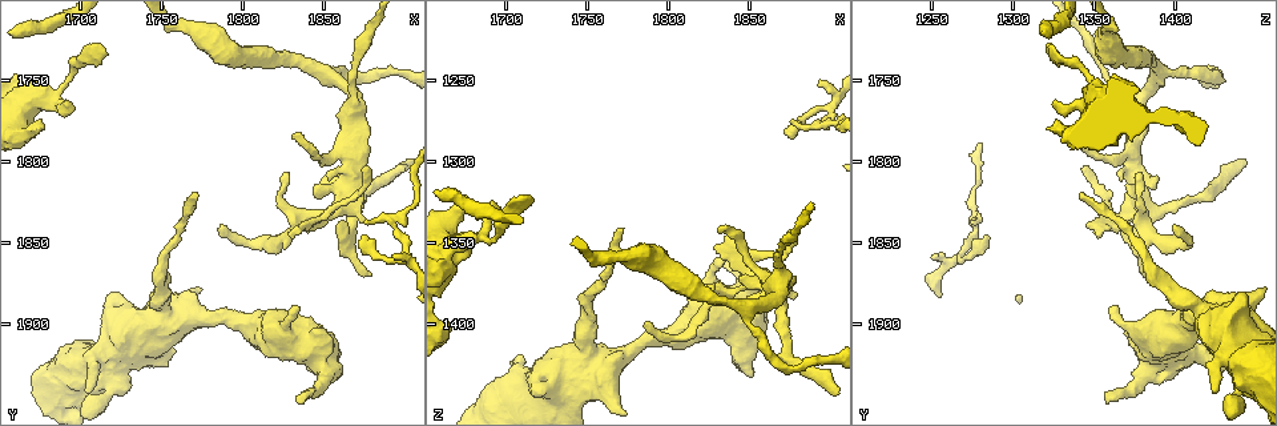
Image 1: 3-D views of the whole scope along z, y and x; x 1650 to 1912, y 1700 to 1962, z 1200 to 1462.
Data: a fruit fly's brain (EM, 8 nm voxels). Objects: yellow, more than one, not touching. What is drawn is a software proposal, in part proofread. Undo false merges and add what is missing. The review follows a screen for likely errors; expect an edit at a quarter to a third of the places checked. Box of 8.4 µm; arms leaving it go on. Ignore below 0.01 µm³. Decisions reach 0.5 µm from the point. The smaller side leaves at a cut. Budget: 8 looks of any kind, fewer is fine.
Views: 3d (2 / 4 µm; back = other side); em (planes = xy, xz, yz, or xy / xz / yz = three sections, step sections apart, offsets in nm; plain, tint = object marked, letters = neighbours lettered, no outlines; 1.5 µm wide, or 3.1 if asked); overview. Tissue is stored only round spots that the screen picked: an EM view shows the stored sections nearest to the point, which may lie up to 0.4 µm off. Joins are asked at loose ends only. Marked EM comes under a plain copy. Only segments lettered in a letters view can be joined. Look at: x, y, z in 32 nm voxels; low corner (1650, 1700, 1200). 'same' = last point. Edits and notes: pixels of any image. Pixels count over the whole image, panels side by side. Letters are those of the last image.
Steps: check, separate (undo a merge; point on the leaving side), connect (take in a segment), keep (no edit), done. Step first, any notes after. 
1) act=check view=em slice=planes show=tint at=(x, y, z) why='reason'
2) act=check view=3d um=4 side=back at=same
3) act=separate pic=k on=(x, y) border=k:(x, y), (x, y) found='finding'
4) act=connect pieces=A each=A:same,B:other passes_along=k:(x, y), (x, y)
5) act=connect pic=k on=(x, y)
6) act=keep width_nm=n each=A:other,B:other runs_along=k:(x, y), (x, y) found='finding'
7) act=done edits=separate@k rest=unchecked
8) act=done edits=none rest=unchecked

act=check view=em slice=planes show=letters at=(1704, 1944, 1424) why='free end'

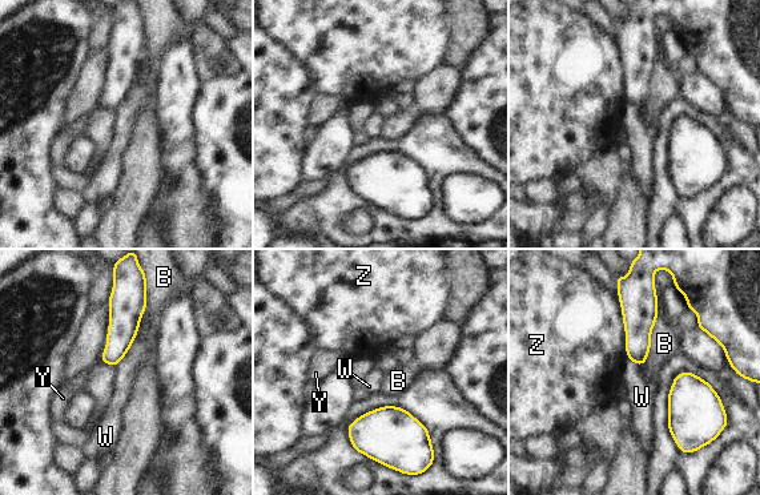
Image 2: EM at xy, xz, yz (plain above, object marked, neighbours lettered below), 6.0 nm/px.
act=keep each=B:other,W:other,Y:other,Z:other border=2:(147, 301), (136, 338), (116, 365) found='no lettered segment goes on from it'

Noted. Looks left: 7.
act=check view=3d um=2 at=(1880, 1870, 1382)

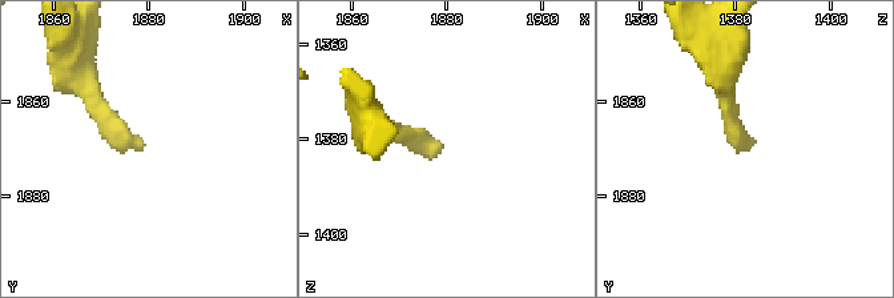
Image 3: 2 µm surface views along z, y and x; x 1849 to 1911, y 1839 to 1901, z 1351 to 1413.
act=check view=em slice=xz step=4 show=letters at=(1879, 1870, 1383) why='now the EM'

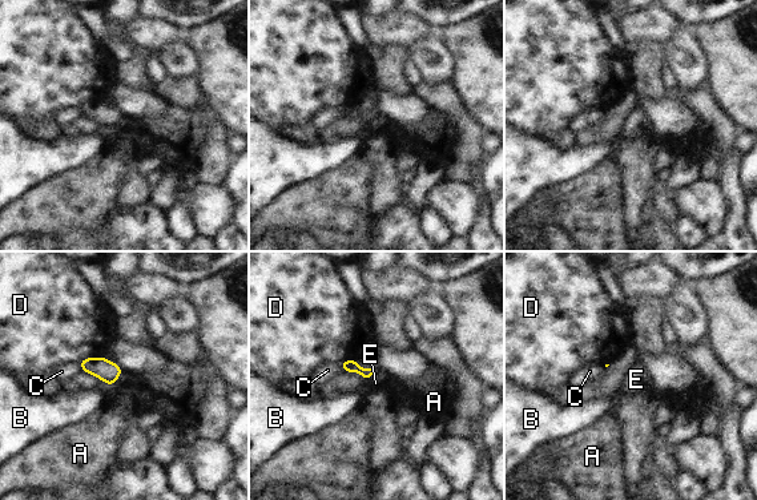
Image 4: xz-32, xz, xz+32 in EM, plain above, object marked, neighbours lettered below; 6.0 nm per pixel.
act=check view=em slice=planes show=letters at=same

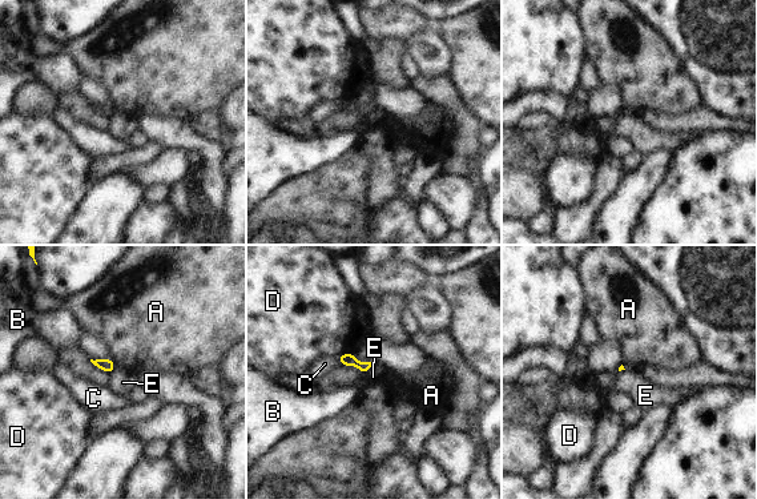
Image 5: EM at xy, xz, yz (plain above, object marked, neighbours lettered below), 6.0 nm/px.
act=keep each=A:other,B:other,C:other,D:other,E:other border=5:(374, 362), (363, 375) found='no lettered segment goes on from it'

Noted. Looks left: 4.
act=check view=3d um=2 at=(1710, 1726, 1322) why='an open end'

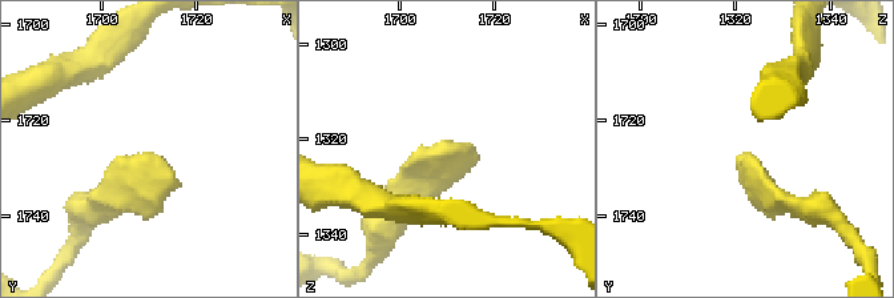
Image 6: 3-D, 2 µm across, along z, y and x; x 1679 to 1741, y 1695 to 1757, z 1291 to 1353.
act=check view=em slice=xy step=8 show=letters at=(1710, 1726, 1322)

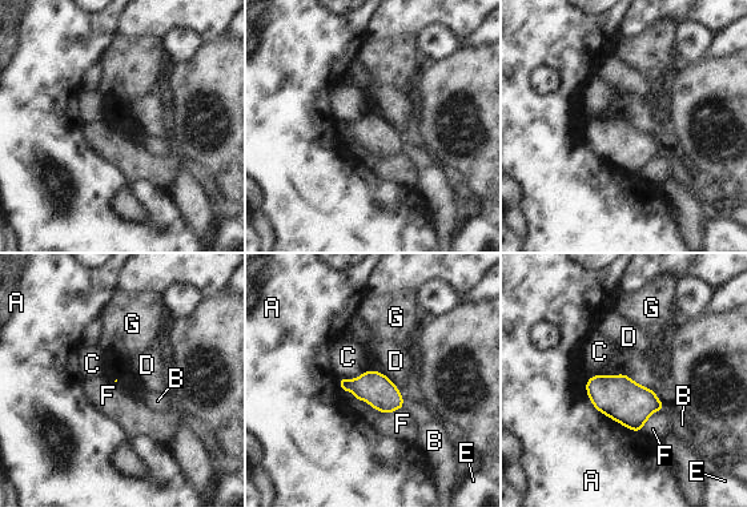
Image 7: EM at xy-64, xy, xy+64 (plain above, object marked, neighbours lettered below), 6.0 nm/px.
act=keep each=A:other,B:other,C:other,D:other,E:other,F:other,G:other border=7:(362, 371), (353, 378), (340, 378) found='none of them fits'

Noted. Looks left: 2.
act=done edits=none rest=unchecked

